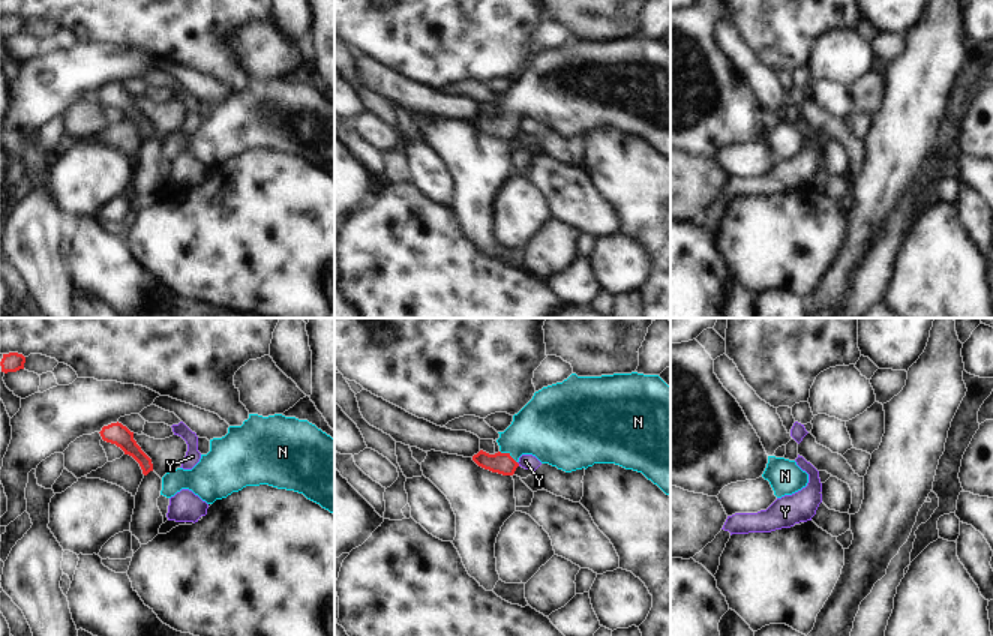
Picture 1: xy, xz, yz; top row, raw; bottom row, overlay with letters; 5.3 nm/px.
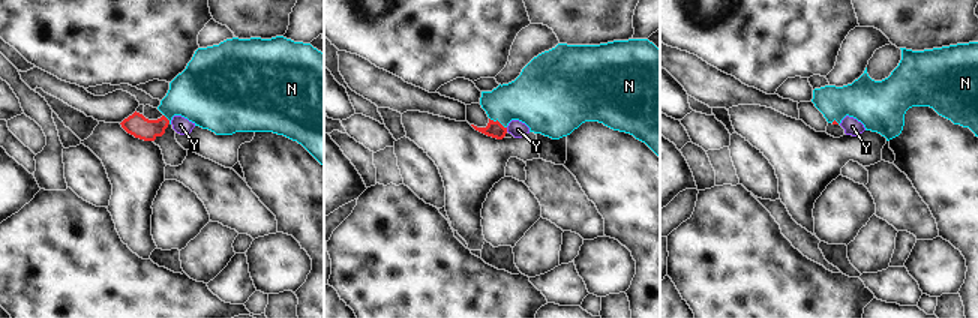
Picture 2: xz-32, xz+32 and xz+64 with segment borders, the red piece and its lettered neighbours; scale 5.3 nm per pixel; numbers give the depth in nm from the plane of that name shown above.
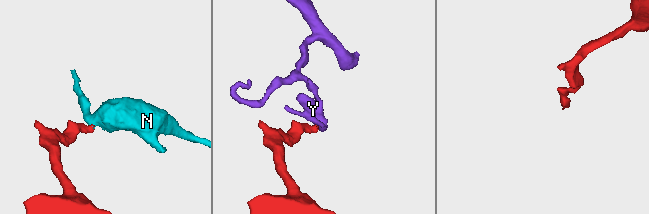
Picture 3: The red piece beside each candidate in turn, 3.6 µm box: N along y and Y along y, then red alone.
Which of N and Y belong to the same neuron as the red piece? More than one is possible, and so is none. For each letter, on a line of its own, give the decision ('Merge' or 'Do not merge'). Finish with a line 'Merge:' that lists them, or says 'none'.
N: Merge
Y: Do not merge
Merge: N

